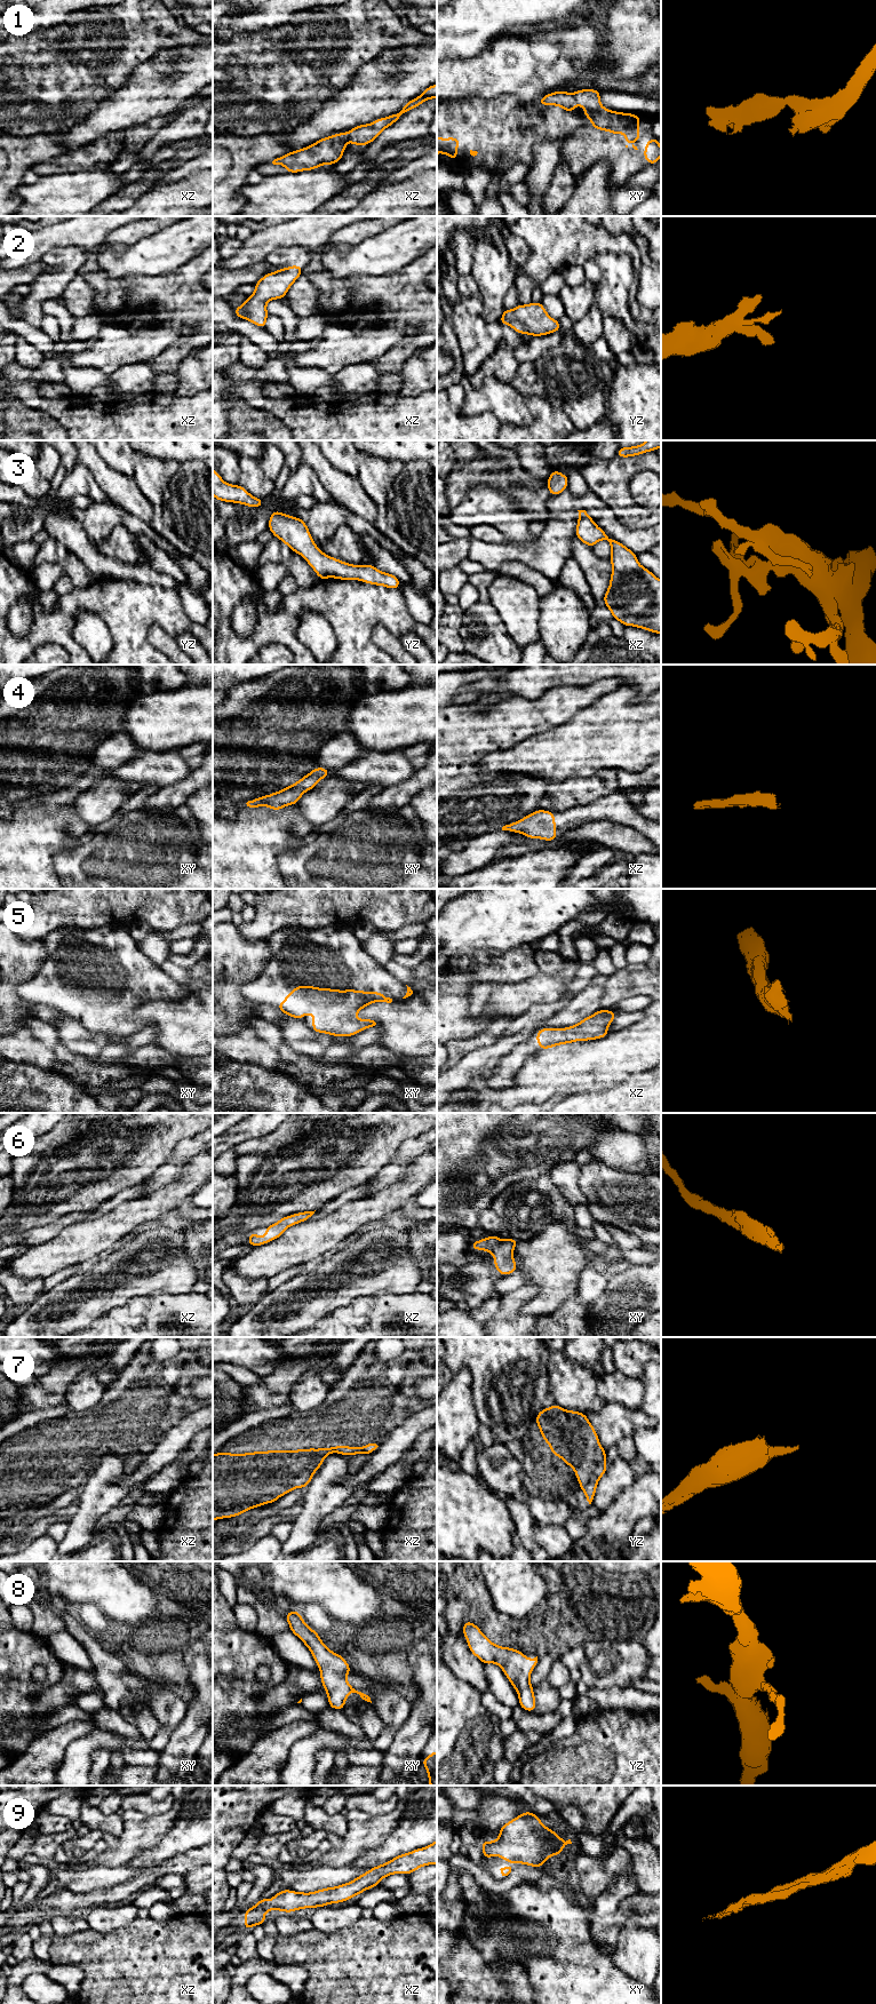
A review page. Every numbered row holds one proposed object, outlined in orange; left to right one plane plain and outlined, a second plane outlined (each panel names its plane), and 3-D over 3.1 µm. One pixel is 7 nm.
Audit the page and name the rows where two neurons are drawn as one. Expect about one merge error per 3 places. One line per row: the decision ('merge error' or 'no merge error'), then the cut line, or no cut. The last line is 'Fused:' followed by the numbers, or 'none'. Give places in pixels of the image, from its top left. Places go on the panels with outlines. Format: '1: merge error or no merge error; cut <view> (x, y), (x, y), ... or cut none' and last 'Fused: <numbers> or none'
1: no merge error; cut none
2: no merge error; cut none
3: merge error; cut xz (591, 518), (590, 534), (583, 542)
4: no merge error; cut none
5: no merge error; cut none
6: no merge error; cut none
7: no merge error; cut none
8: no merge error; cut none
9: no merge error; cut none
Fused: 3

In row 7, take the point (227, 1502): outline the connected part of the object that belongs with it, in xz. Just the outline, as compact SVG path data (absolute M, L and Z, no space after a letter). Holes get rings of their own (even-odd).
M368 1444L363 1447L337 1445L319 1449L266 1450L244 1454L217 1452L213 1455L213 1520L238 1517L247 1510L274 1503L295 1488L305 1488L329 1454L369 1455L377 1447L376 1444Z

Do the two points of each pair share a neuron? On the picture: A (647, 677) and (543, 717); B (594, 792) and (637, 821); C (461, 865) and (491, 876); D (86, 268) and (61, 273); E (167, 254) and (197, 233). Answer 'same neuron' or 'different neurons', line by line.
A: different neurons
B: different neurons
C: different neurons
D: different neurons
E: same neuron

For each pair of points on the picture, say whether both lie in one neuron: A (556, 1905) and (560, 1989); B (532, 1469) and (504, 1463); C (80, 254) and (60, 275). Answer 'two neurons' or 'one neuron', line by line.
A: one neuron
B: two neurons
C: one neuron

